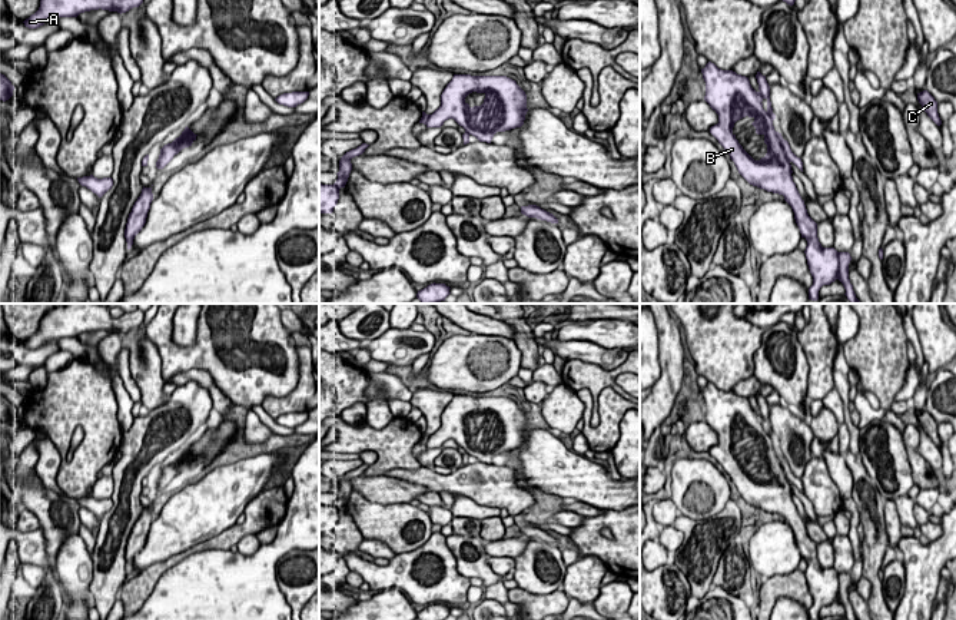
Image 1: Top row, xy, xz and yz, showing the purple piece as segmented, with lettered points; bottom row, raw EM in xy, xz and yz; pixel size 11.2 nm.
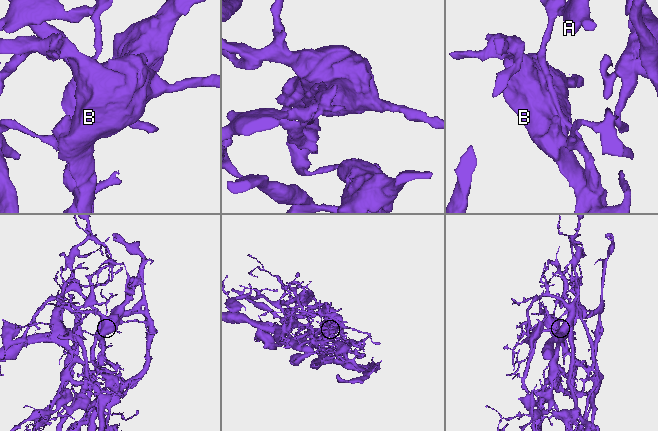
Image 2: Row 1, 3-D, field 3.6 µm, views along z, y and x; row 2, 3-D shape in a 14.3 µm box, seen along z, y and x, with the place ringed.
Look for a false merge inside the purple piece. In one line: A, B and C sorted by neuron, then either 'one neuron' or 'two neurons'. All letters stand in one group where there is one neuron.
A C / B | two neurons

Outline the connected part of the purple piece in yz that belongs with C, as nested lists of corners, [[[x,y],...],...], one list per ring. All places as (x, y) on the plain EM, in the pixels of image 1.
[[[923,411],[923,412],[917,414],[917,421],[922,425],[922,428],[925,430],[925,432],[927,434],[927,437],[937,447],[940,447],[942,441],[937,434],[937,422],[935,421],[935,418],[927,411]]]

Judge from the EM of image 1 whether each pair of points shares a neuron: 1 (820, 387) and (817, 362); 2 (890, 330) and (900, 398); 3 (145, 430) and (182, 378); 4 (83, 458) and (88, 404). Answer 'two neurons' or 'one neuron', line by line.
1: one neuron
2: two neurons
3: two neurons
4: one neuron

